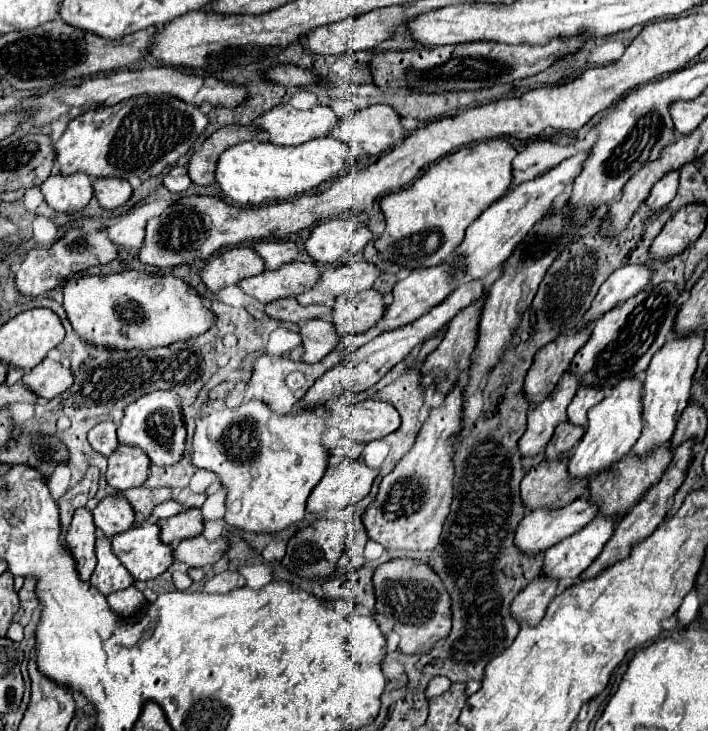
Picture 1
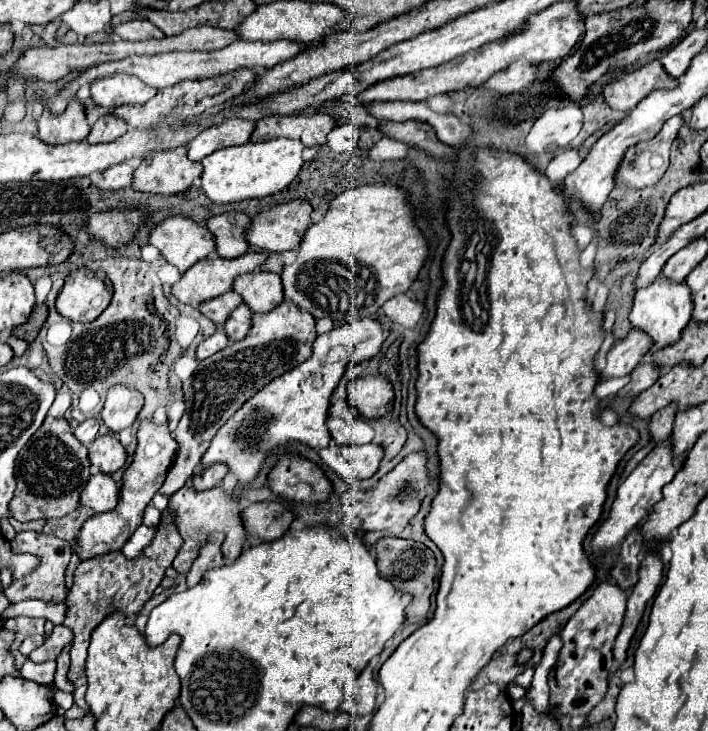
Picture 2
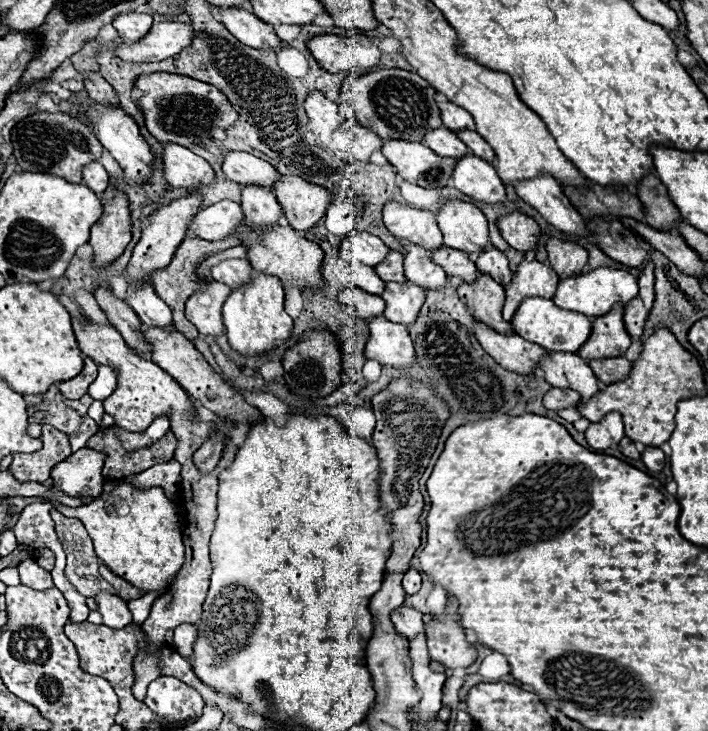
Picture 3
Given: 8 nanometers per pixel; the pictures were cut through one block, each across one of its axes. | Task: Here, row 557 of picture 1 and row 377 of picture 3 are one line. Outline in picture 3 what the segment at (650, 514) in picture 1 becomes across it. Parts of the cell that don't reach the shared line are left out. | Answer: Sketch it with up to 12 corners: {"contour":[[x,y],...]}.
{"contour":[[626,358],[590,362],[602,384],[614,384],[630,374]]}

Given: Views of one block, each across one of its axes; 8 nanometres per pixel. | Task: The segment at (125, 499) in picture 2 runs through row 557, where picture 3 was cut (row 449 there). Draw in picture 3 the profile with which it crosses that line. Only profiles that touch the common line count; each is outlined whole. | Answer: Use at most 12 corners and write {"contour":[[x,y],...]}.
{"contour":[[80,448],[52,468],[68,496],[102,494],[104,452]]}

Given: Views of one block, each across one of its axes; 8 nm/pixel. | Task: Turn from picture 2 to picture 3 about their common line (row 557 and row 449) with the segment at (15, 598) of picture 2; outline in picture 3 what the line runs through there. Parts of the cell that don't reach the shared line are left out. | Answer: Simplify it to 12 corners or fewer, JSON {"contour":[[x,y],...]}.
{"contour":[[42,425],[42,448],[14,452],[20,482],[46,482],[52,466],[72,454],[69,437]]}

